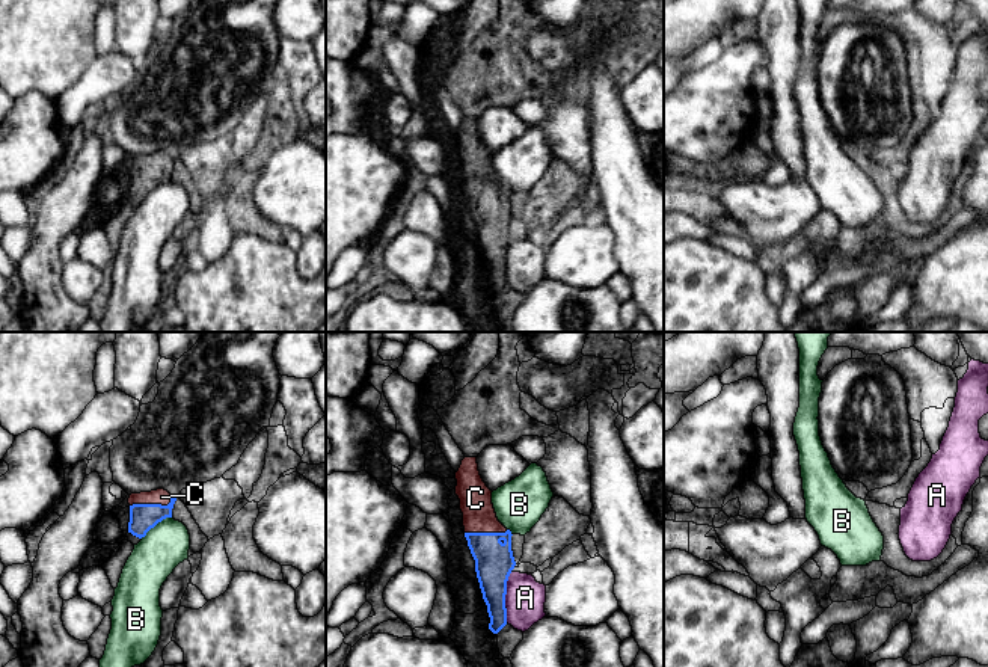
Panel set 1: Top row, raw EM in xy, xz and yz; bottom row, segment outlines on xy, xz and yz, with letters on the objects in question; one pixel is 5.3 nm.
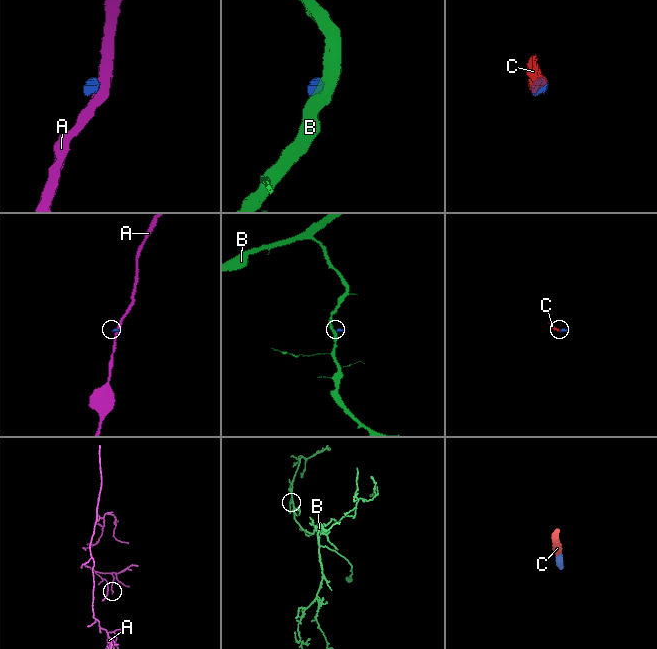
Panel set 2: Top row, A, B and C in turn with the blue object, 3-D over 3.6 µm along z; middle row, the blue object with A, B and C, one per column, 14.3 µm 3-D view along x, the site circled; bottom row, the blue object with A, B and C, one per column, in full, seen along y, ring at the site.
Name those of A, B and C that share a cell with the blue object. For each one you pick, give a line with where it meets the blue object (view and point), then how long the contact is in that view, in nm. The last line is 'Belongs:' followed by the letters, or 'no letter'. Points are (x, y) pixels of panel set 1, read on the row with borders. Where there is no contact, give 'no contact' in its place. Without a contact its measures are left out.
C: xy (151, 504) | 240 nm
Belongs: C

